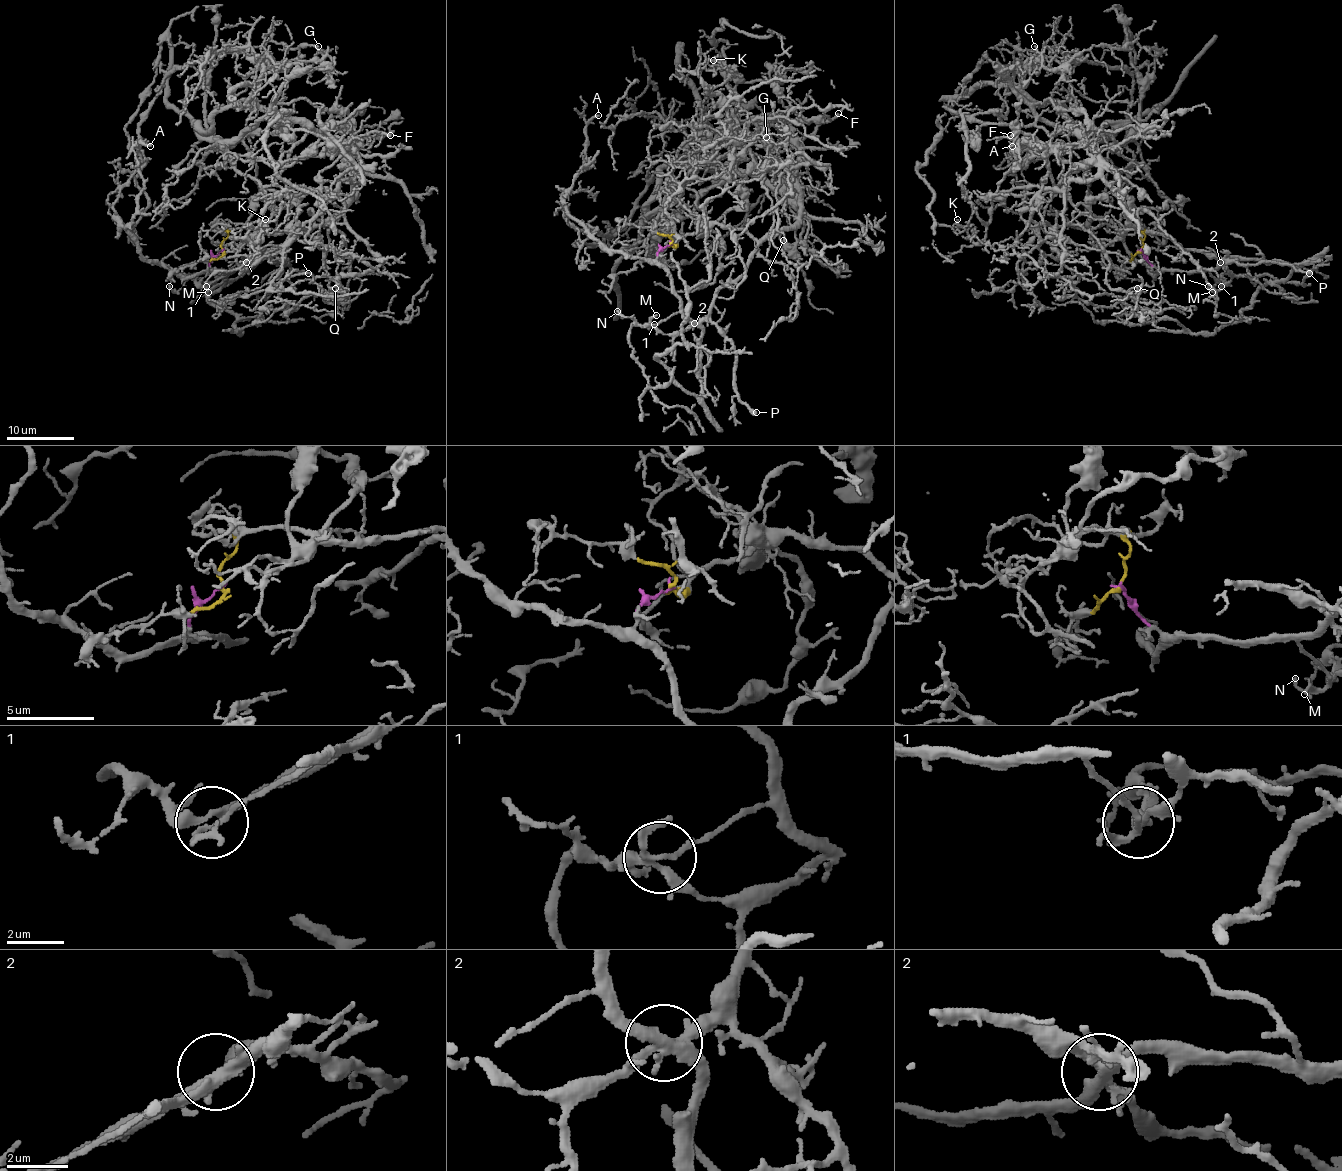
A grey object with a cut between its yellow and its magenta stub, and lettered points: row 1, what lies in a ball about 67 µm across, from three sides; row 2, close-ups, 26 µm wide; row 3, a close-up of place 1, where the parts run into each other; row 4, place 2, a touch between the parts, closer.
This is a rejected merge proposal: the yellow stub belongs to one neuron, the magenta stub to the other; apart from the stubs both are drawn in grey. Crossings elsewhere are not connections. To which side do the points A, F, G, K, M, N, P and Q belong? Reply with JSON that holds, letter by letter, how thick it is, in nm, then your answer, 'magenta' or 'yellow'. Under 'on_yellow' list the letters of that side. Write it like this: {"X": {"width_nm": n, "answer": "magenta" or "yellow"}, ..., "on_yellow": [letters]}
{"A": {"width_nm": 240, "answer": "magenta"}, "F": {"width_nm": 320, "answer": "yellow"}, "G": {"width_nm": 180, "answer": "yellow"}, "K": {"width_nm": 90, "answer": "yellow"}, "M": {"width_nm": 200, "answer": "magenta"}, "N": {"width_nm": 220, "answer": "yellow"}, "P": {"width_nm": 500, "answer": "yellow"}, "Q": {"width_nm": 150, "answer": "yellow"}, "on_yellow": ["F", "G", "K", "N", "P", "Q"]}

